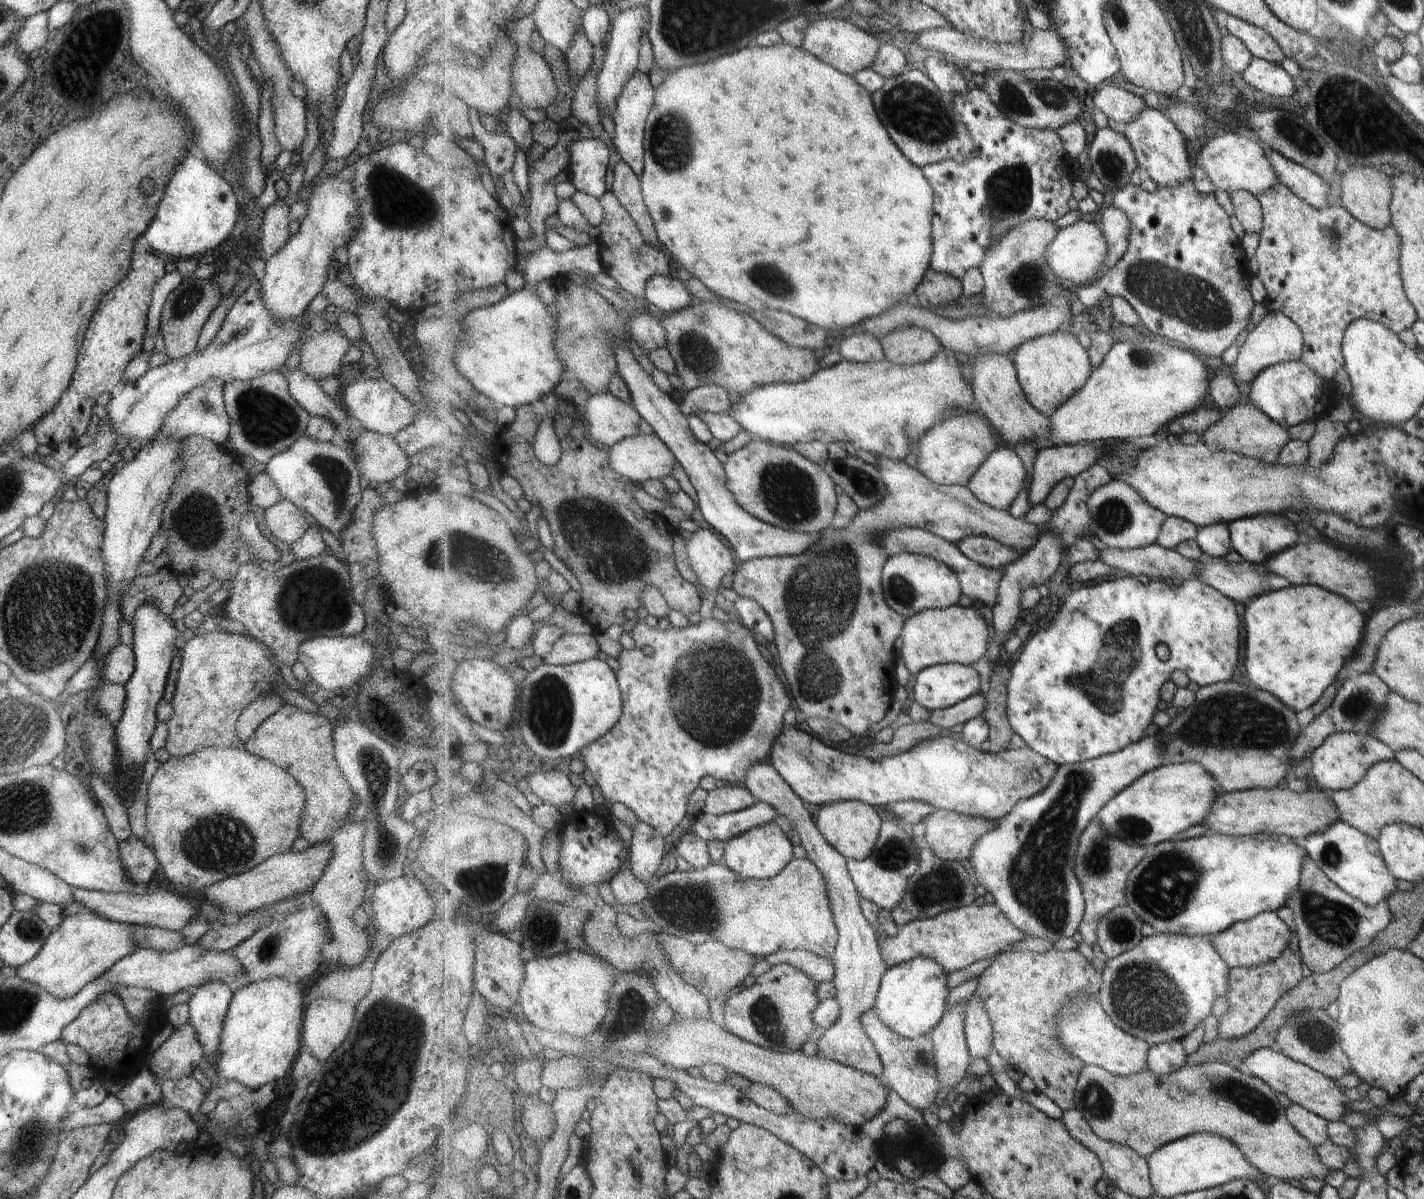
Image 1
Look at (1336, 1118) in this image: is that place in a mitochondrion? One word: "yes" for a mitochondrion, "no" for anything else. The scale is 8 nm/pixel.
no

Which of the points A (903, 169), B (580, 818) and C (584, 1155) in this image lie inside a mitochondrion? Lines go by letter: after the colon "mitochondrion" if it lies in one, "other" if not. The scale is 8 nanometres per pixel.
A: other
B: other
C: other

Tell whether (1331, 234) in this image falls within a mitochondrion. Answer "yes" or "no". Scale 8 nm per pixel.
yes

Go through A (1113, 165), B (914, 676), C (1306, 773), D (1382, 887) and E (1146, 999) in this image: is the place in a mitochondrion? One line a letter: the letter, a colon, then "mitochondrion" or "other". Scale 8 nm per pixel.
A: mitochondrion
B: other
C: other
D: other
E: mitochondrion

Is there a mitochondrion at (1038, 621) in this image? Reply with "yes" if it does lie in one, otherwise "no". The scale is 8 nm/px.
no

